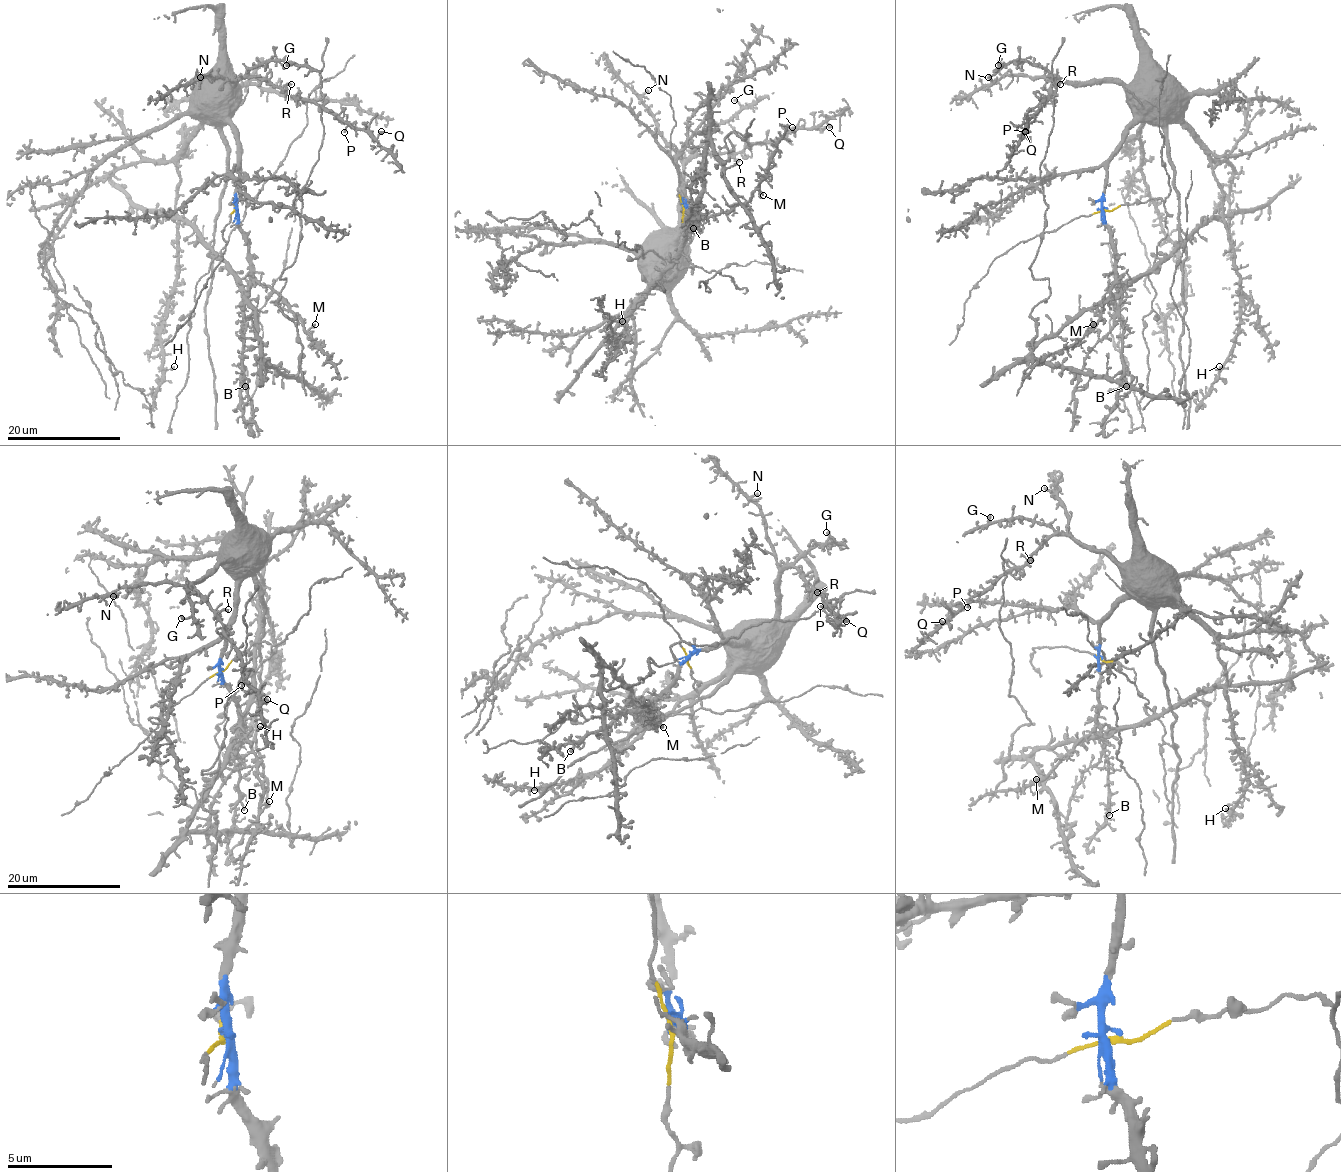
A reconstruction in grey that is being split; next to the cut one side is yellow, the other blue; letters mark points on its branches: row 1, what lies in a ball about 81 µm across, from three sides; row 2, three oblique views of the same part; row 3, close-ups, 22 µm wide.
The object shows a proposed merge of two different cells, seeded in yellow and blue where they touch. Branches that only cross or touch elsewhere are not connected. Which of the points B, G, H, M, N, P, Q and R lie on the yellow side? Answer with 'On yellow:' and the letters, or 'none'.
On yellow: none

